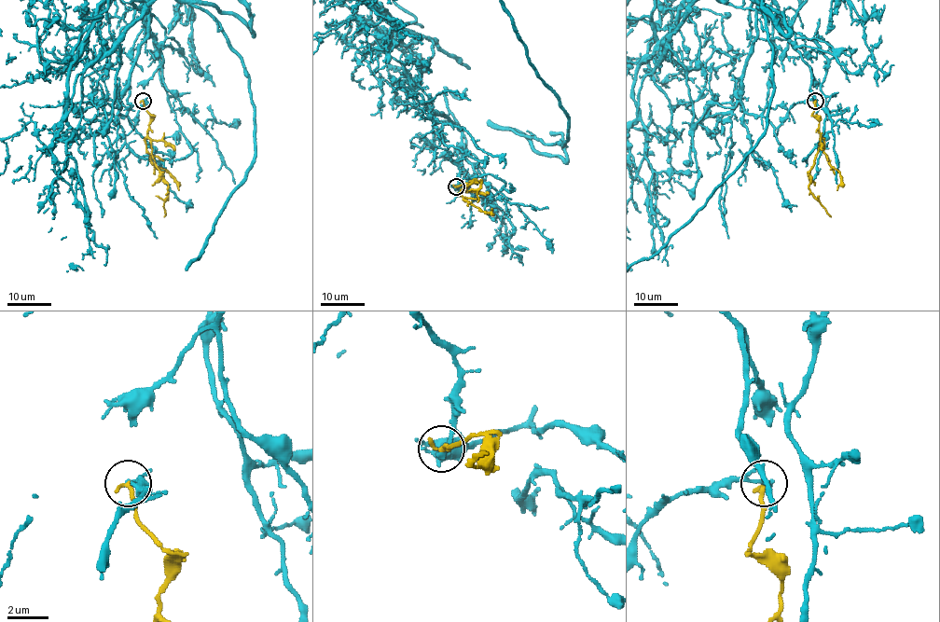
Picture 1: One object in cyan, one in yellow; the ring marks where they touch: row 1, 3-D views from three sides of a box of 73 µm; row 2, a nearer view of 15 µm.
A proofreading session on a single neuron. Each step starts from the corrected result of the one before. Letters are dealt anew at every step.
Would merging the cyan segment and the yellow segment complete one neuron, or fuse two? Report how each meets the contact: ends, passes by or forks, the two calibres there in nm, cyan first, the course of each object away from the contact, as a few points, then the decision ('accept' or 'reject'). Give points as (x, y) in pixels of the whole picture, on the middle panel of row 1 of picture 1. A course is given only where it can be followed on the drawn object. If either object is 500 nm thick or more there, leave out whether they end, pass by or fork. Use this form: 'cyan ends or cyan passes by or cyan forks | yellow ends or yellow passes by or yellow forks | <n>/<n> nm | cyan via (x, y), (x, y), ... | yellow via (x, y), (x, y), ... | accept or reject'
cyan ends | yellow ends | 240/260 nm | cyan via (456, 186), (433, 113), (461, 129), (461, 89), (493, 124), (568, 139), (559, 100) | yellow via (456, 186), (464, 185), (461, 191), (463, 191), (473, 181), (481, 180), (476, 202) | reject

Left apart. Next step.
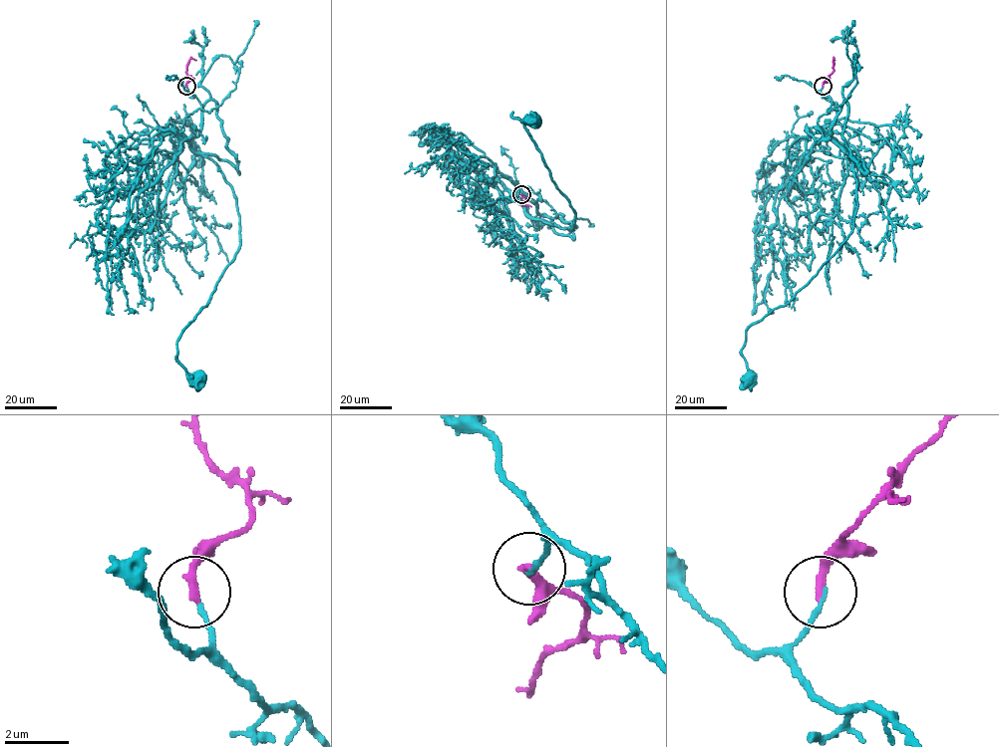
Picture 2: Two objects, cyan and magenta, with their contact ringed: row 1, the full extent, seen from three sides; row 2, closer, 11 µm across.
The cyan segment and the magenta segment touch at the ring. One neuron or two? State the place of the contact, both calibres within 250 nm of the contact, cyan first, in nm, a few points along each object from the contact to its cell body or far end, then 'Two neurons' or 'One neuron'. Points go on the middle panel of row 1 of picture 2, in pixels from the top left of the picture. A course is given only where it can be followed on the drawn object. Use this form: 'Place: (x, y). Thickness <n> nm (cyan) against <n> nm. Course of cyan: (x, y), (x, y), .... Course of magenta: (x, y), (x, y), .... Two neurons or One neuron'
Place: (521, 194). Thickness 160 nm (cyan) against 280 nm. Course of cyan: (521, 194), (536, 202), (518, 189), (530, 216), (574, 225), (570, 202), (512, 113), (533, 123). Course of magenta: (521, 194), (526, 198), (521, 205), (531, 206). One neuron

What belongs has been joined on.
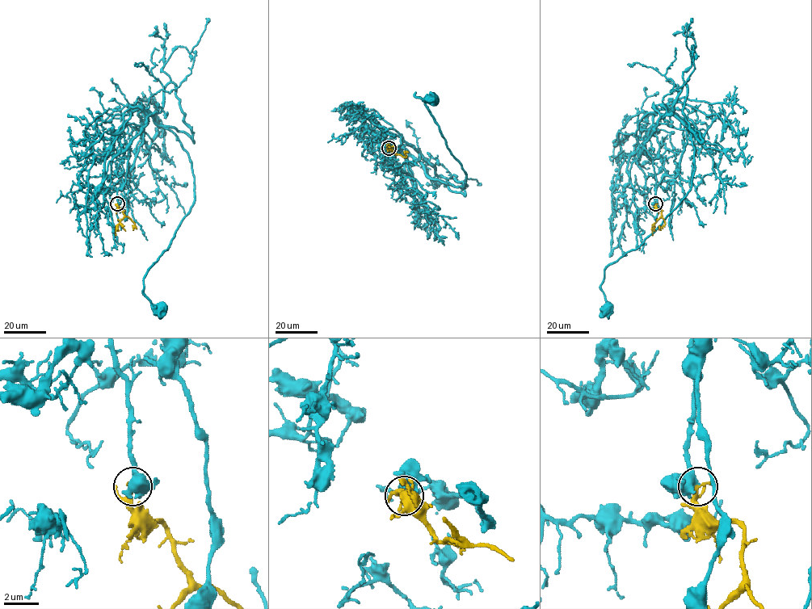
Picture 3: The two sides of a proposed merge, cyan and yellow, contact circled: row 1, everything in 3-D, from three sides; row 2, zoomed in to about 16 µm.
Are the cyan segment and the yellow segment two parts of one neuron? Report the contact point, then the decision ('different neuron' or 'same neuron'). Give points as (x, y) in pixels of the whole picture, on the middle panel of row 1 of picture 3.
place (389, 148); same neuron

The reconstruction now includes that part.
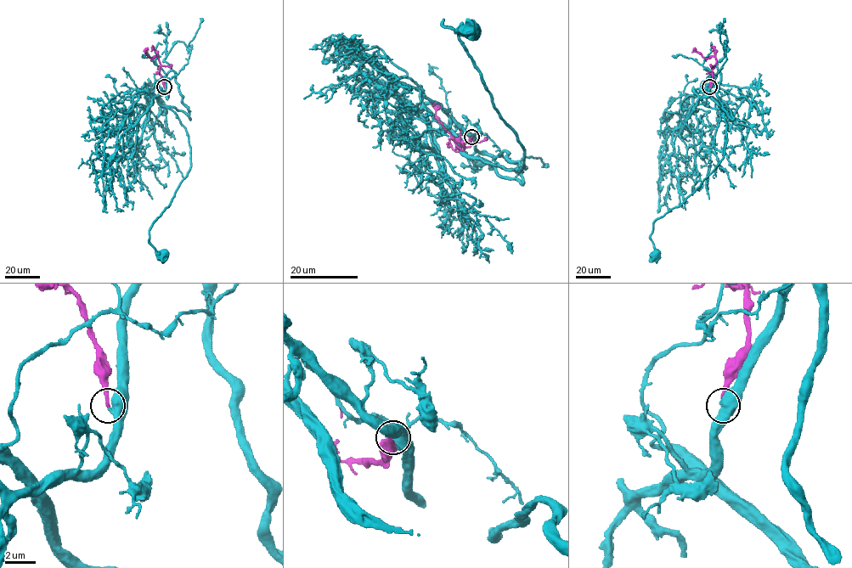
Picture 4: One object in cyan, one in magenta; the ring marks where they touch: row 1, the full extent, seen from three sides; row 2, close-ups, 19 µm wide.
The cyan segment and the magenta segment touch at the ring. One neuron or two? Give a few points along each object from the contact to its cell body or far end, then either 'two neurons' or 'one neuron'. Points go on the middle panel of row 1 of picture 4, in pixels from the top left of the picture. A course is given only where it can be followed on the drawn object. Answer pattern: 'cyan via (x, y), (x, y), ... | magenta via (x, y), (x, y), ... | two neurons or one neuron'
cyan via (471, 137), (437, 104), (422, 106), (466, 154), (523, 166), (517, 136), (442, 20), (470, 33) | magenta via (471, 137), (467, 143), (462, 141), (464, 149), (460, 149), (437, 120), (434, 102) | one neuron

